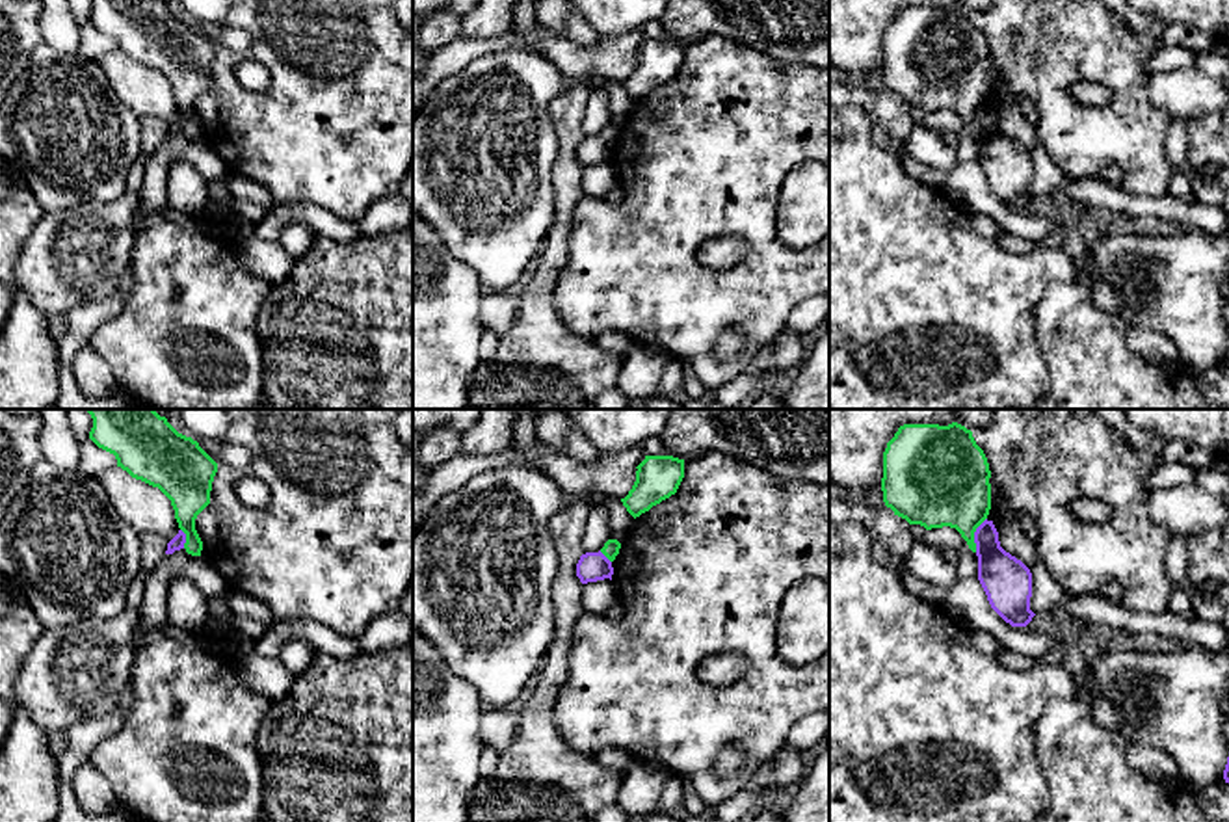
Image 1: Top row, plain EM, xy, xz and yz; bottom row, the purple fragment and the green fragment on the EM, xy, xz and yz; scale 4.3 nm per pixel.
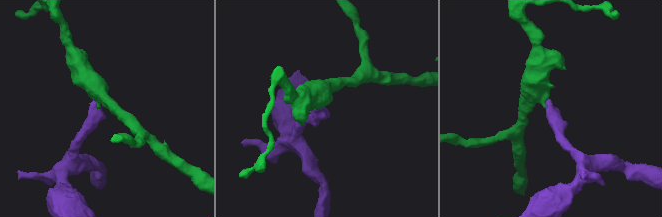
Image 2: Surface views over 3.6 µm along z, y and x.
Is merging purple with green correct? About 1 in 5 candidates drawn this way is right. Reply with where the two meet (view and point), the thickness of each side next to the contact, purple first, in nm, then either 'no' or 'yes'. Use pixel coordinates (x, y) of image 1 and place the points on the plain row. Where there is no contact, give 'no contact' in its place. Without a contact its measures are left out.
yz (975, 118) | 220/360 nm | no

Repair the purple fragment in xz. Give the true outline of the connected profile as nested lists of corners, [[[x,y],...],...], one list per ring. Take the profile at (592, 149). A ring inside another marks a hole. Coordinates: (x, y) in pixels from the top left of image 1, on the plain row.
[[[601,134],[582,138],[576,147],[576,160],[580,162],[582,167],[604,162],[612,164],[612,158],[614,158],[612,145]]]

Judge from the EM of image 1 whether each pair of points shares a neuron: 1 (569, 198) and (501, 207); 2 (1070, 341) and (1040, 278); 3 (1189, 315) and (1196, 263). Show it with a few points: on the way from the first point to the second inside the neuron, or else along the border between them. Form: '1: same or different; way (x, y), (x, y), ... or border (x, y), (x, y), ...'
1: different; border (556, 157), (551, 168), (553, 224), (541, 242)
2: different; border (1077, 279), (1047, 291), (1034, 333)
3: same; way (1189, 302), (1189, 281), (1194, 276)

